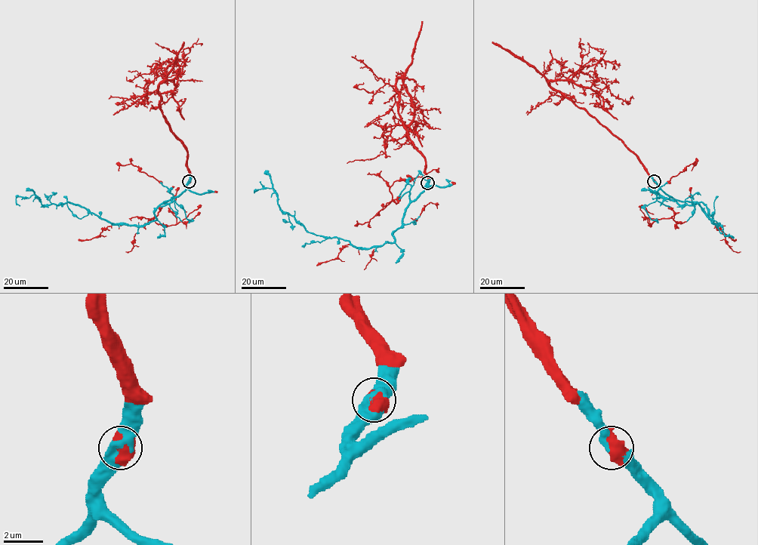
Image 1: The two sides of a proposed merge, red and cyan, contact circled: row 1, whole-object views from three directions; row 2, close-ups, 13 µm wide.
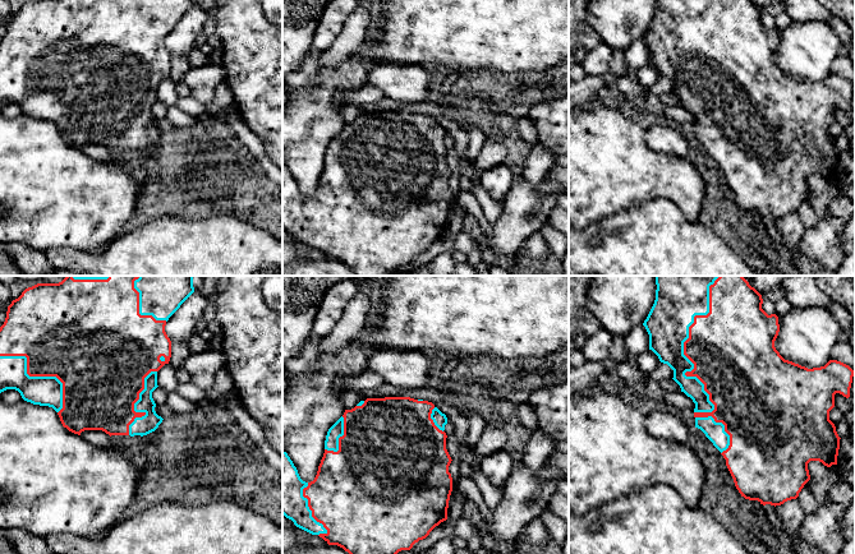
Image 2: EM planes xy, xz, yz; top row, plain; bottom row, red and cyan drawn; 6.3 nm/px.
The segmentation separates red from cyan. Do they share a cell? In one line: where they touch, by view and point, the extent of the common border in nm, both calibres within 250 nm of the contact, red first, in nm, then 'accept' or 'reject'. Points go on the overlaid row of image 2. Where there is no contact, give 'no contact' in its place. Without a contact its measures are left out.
yz (684, 352) | 900 nm | 440/280 nm | accept

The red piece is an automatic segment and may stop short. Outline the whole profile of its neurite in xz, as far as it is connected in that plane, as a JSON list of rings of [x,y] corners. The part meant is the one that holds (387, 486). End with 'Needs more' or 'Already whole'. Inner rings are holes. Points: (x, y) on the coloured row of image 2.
[[[410,397],[367,398],[354,408],[345,410],[344,415],[328,429],[325,440],[325,453],[313,481],[305,483],[300,479],[297,467],[282,451],[282,514],[294,525],[312,535],[318,535],[328,545],[337,545],[349,554],[397,554],[410,550],[415,543],[426,539],[441,522],[447,520],[449,500],[452,491],[452,477],[449,472],[451,457],[446,449],[445,425],[447,417],[432,402],[414,400]]]. Needs more

